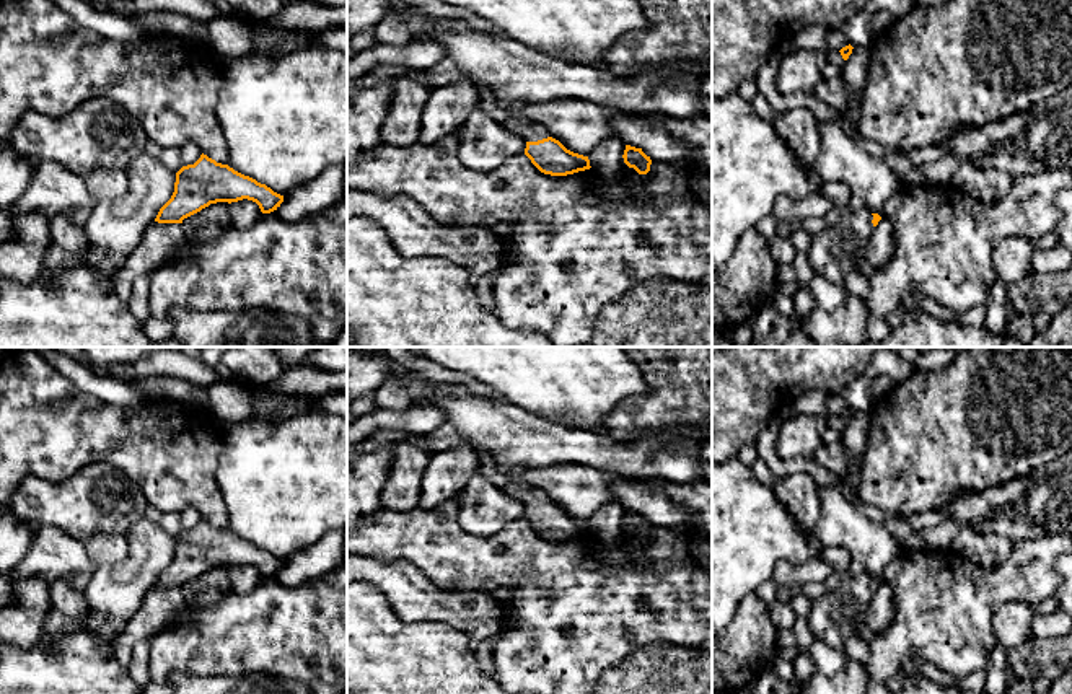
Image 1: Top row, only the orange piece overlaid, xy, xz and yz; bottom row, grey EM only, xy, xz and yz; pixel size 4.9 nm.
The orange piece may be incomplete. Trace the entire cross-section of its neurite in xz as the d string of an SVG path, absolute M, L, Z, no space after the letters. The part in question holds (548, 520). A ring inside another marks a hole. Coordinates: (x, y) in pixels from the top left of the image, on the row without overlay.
M521 477L505 484L502 492L526 507L525 520L544 539L567 541L591 533L588 521L567 515L543 489Z

